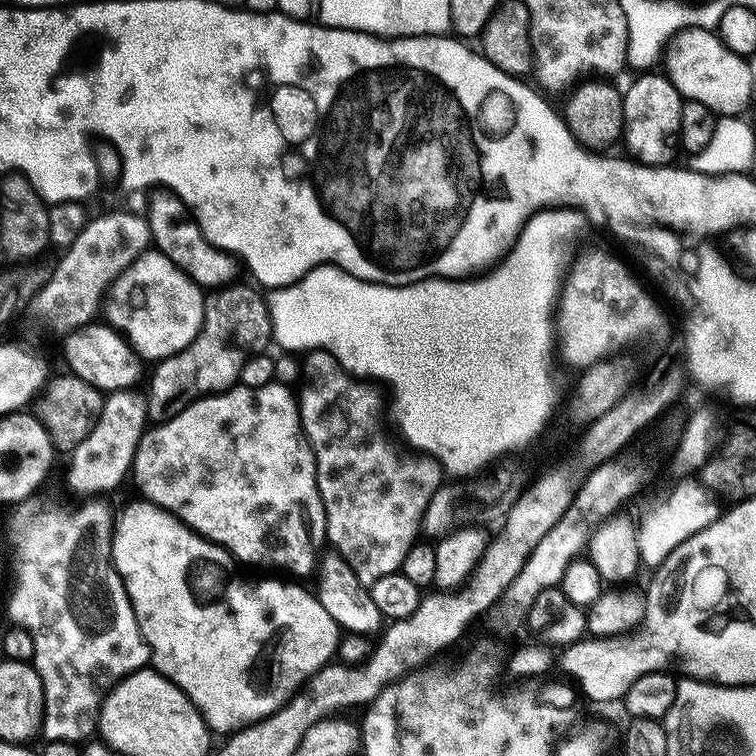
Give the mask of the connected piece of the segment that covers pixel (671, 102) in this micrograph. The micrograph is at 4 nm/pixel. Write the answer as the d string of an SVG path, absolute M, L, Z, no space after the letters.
M640 74L637 80L627 89L623 89L624 97L624 135L622 144L628 147L627 155L633 161L650 164L653 166L668 166L680 148L680 127L682 126L682 106L685 99L680 95L680 91L672 85L667 75L650 76L652 74Z

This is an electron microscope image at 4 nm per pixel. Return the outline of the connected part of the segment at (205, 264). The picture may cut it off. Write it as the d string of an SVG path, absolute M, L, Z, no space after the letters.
M156 190L151 193L152 201L148 204L146 219L152 230L152 241L155 251L166 254L178 270L182 270L195 284L205 290L223 288L237 279L238 261L235 256L216 248L200 233L200 227L192 218L192 213L175 194L167 190Z

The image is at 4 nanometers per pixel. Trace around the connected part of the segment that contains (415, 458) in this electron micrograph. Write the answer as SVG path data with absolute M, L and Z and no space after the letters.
M321 348L305 351L303 356L300 372L304 375L304 385L298 388L300 421L316 459L318 494L326 513L326 540L331 551L342 557L358 576L358 582L371 586L378 582L378 578L386 578L386 574L400 570L402 558L406 558L421 533L422 514L426 514L430 498L434 498L434 494L442 487L442 481L436 477L441 467L436 460L426 455L408 454L412 456L400 457L392 450L376 425L378 398L370 389L373 387L349 376L340 363Z

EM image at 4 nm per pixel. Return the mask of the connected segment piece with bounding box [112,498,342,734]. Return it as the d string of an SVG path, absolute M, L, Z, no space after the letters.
M143 498L135 499L136 500L130 501L129 504L117 514L117 516L114 516L114 523L112 526L112 561L118 570L118 574L122 578L122 582L126 586L126 594L132 600L134 618L138 618L138 626L142 630L142 638L148 644L151 667L155 668L157 672L161 672L170 682L174 682L174 686L178 686L182 690L182 694L186 694L186 698L190 698L190 702L202 714L202 718L207 722L208 727L212 729L213 733L220 734L220 732L224 732L223 734L231 734L238 732L240 729L249 728L250 725L256 724L262 718L266 718L270 714L274 714L279 708L281 708L281 706L284 705L284 703L286 703L293 693L295 693L304 683L306 683L306 681L309 680L310 677L312 677L312 675L314 675L315 672L318 671L318 669L323 668L325 664L329 663L329 661L335 657L336 647L338 646L338 642L340 641L340 637L342 635L340 624L338 622L334 622L334 618L330 618L330 614L326 614L326 606L322 606L319 595L312 593L311 596L306 589L298 585L301 583L289 582L284 578L276 578L280 580L243 580L242 577L236 576L237 565L234 563L232 557L228 555L226 549L224 549L222 546L218 546L214 542L210 542L205 538L205 536L200 536L197 532L195 532L195 530L193 530L193 528L186 527L186 525L184 525L183 522L181 522L181 520L179 520L176 516L170 515L170 513L168 513L166 510L162 510L156 504L149 502L149 500L145 500Z

